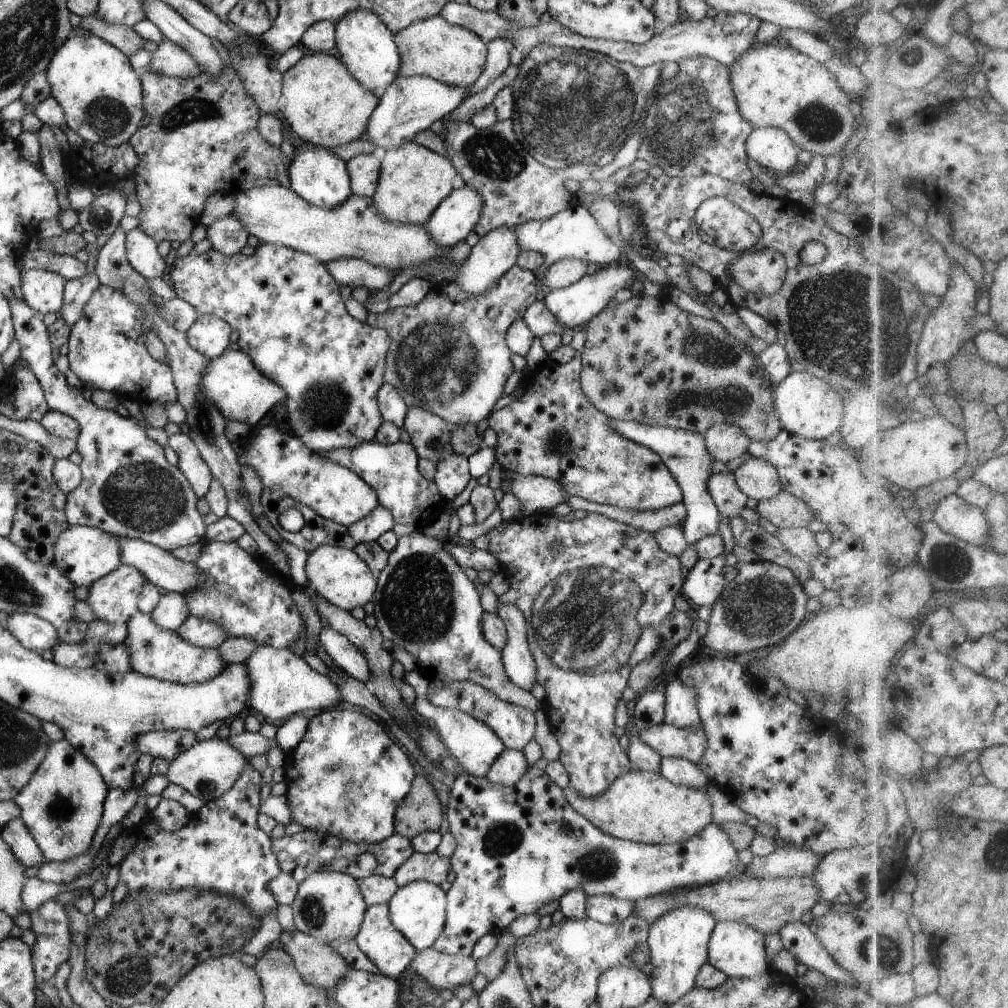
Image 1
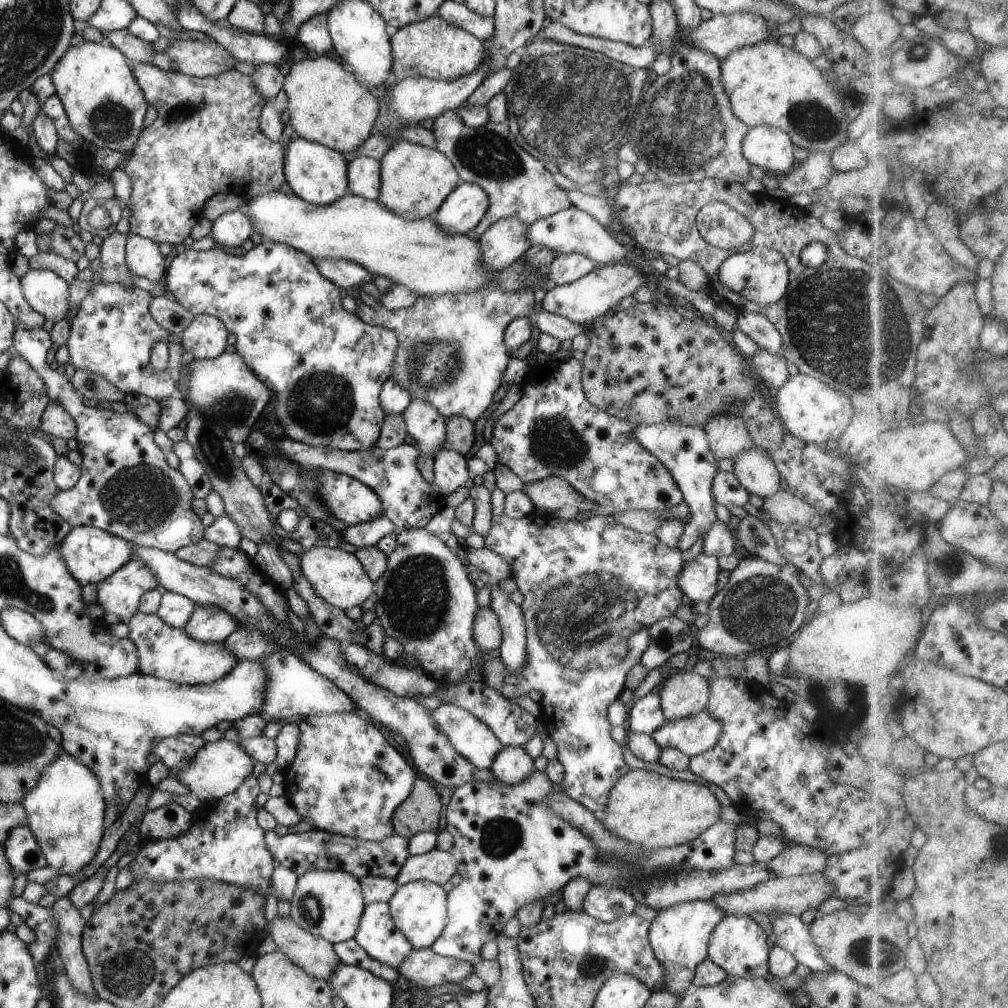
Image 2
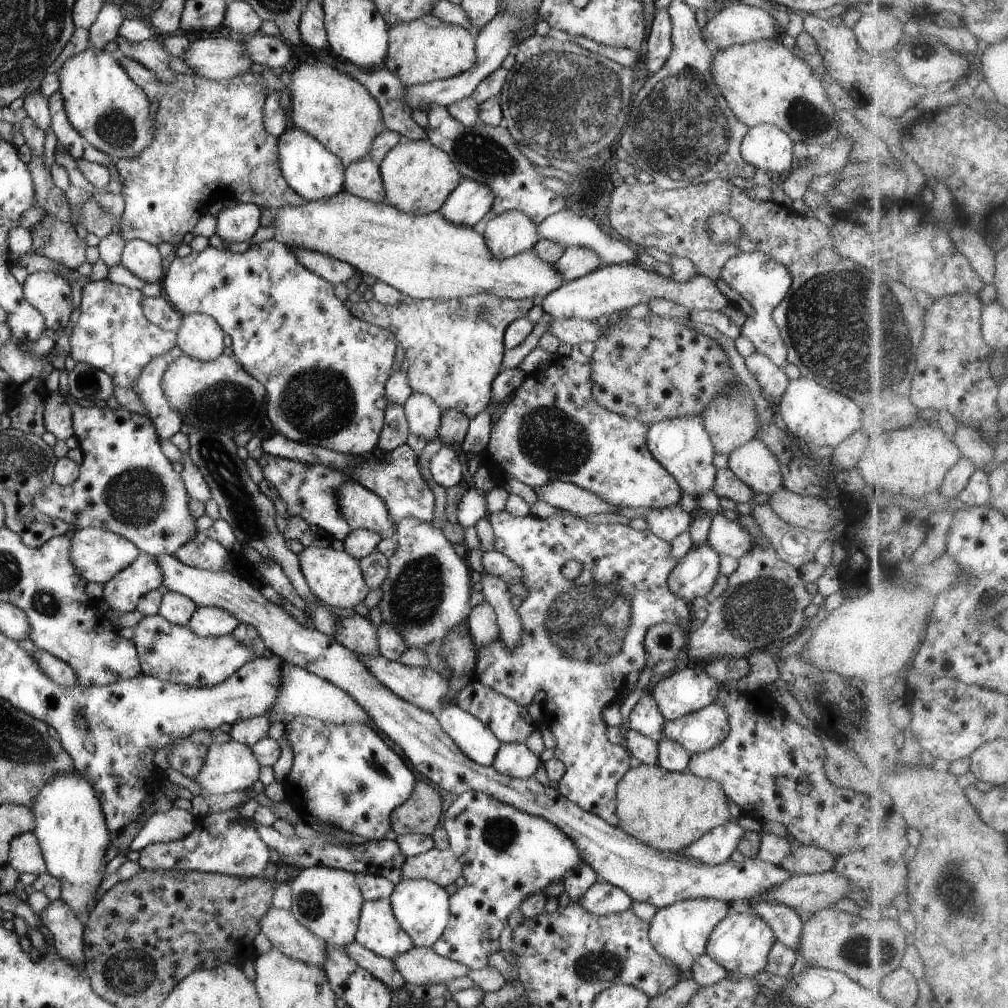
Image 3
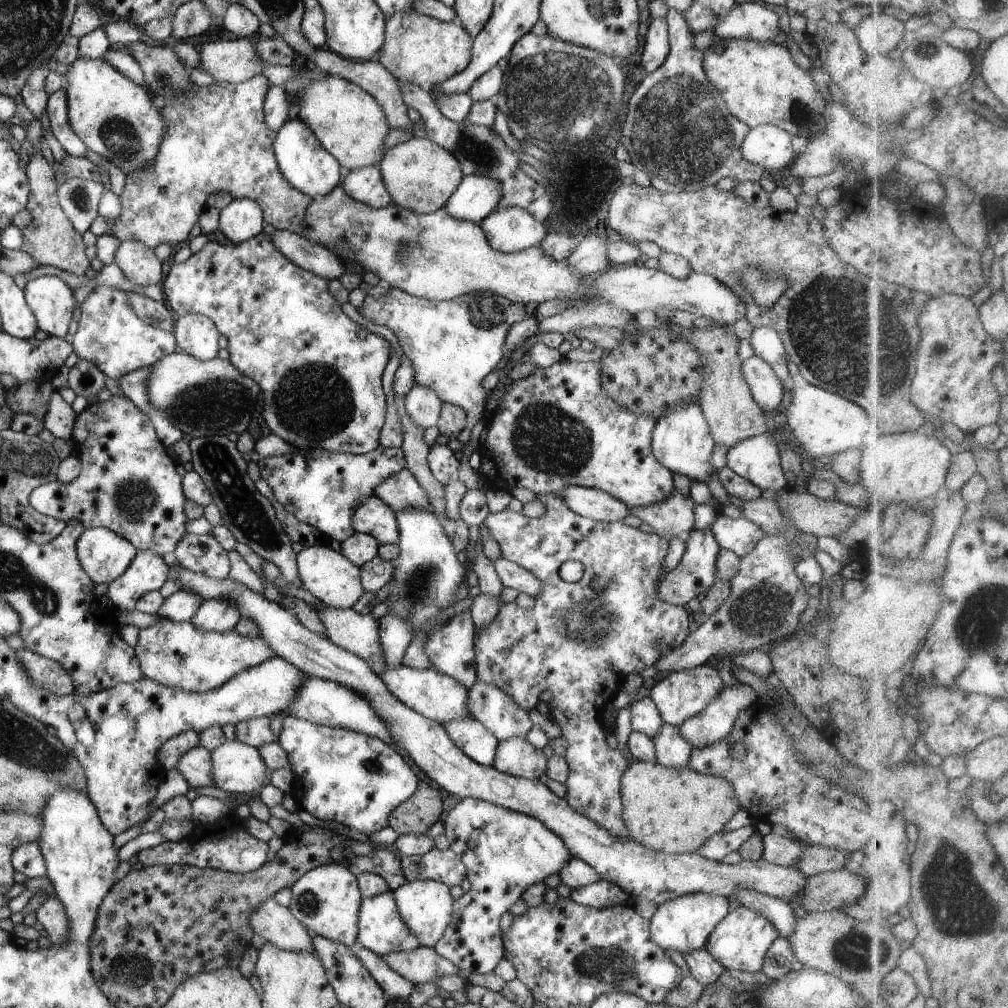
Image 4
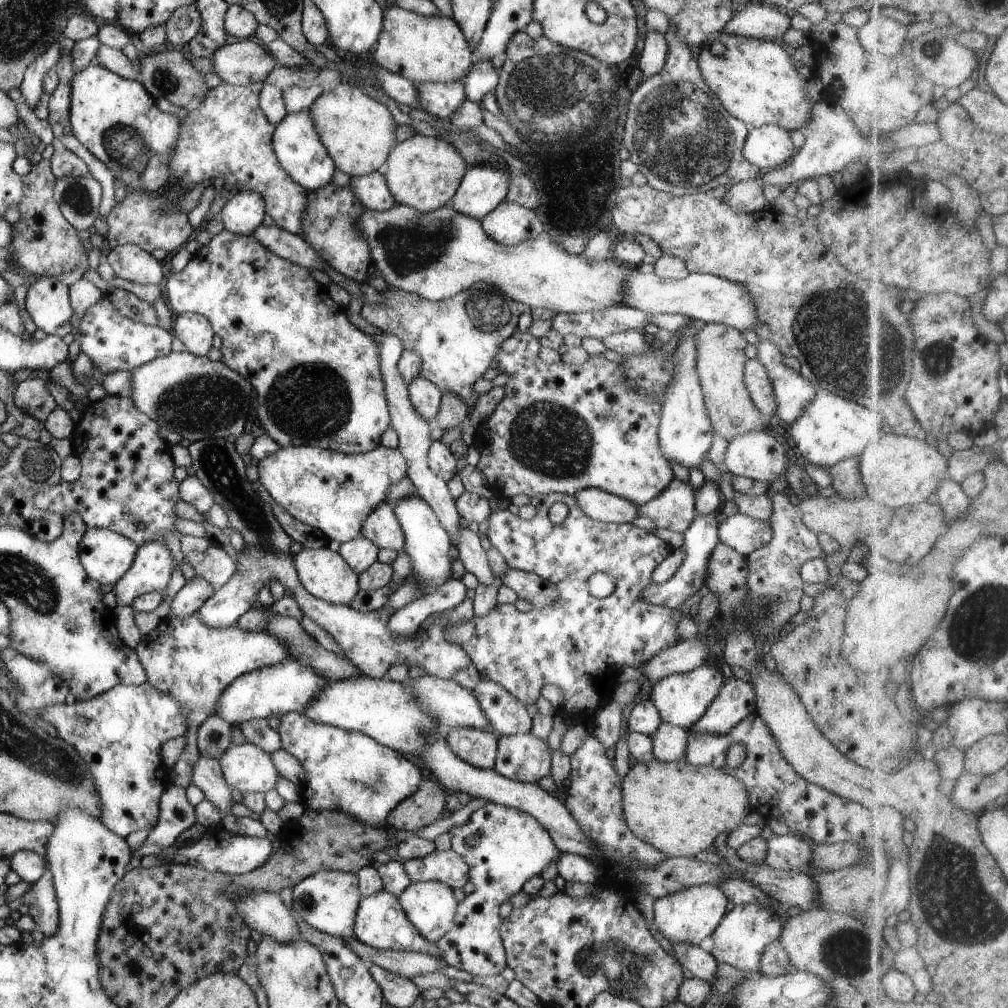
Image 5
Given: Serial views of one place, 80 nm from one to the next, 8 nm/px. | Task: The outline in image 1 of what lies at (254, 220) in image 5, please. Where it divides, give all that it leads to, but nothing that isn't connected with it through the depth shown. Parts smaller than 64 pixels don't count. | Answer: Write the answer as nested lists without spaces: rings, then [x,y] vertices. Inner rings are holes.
[[[233,214],[216,220],[207,226],[207,239],[212,243],[212,248],[222,254],[233,255],[239,253],[247,245],[249,230],[243,222]]]

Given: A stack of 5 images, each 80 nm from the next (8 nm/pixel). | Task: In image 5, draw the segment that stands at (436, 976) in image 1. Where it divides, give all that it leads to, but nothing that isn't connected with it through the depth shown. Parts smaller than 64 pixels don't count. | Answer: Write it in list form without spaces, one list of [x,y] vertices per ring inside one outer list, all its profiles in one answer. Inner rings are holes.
[[[350,937],[348,946],[367,963],[374,963],[385,971],[411,979],[413,976],[439,971],[446,965],[442,958],[438,960],[432,955],[414,951],[378,950],[377,948],[361,943],[356,937]]]

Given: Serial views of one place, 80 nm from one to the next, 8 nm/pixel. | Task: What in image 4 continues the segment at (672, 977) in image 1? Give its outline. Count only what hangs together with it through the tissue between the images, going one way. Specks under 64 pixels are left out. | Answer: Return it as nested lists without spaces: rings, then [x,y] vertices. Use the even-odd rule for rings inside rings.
[[[697,892],[663,902],[658,905],[650,918],[652,940],[663,950],[677,950],[684,954],[688,951],[704,948],[710,933],[729,913],[730,899],[712,893]]]

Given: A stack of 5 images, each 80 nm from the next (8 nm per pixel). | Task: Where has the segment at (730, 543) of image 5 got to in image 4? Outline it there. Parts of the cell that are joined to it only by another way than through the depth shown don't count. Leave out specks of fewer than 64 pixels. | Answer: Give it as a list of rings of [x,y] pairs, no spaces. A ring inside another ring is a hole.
[[[721,513],[713,521],[711,531],[721,549],[731,550],[739,557],[752,552],[760,540],[768,536],[760,525],[744,516],[731,518]]]

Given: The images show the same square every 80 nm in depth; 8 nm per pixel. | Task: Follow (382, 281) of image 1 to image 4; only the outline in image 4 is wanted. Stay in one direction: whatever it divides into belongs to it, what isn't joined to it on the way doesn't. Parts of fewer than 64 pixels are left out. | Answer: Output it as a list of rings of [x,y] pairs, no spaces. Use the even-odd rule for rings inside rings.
[[[282,229],[265,236],[290,262],[326,280],[338,279],[345,272],[345,265],[332,251],[308,238]]]

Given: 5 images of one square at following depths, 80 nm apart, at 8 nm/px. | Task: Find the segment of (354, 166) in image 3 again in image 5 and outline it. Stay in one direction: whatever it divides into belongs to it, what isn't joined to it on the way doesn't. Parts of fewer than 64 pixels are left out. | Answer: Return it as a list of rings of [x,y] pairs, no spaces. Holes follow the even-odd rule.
[[[383,171],[349,180],[349,184],[364,208],[368,210],[382,212],[398,204],[388,188]]]

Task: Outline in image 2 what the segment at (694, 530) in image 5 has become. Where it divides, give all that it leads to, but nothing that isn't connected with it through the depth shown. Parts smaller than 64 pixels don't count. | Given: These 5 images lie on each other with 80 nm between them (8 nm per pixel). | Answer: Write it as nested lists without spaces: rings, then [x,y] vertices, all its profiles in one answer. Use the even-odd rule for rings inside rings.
[[[704,551],[694,560],[686,561],[678,573],[677,583],[687,602],[691,605],[698,601],[709,602],[719,591],[717,582],[721,571],[718,559]]]

